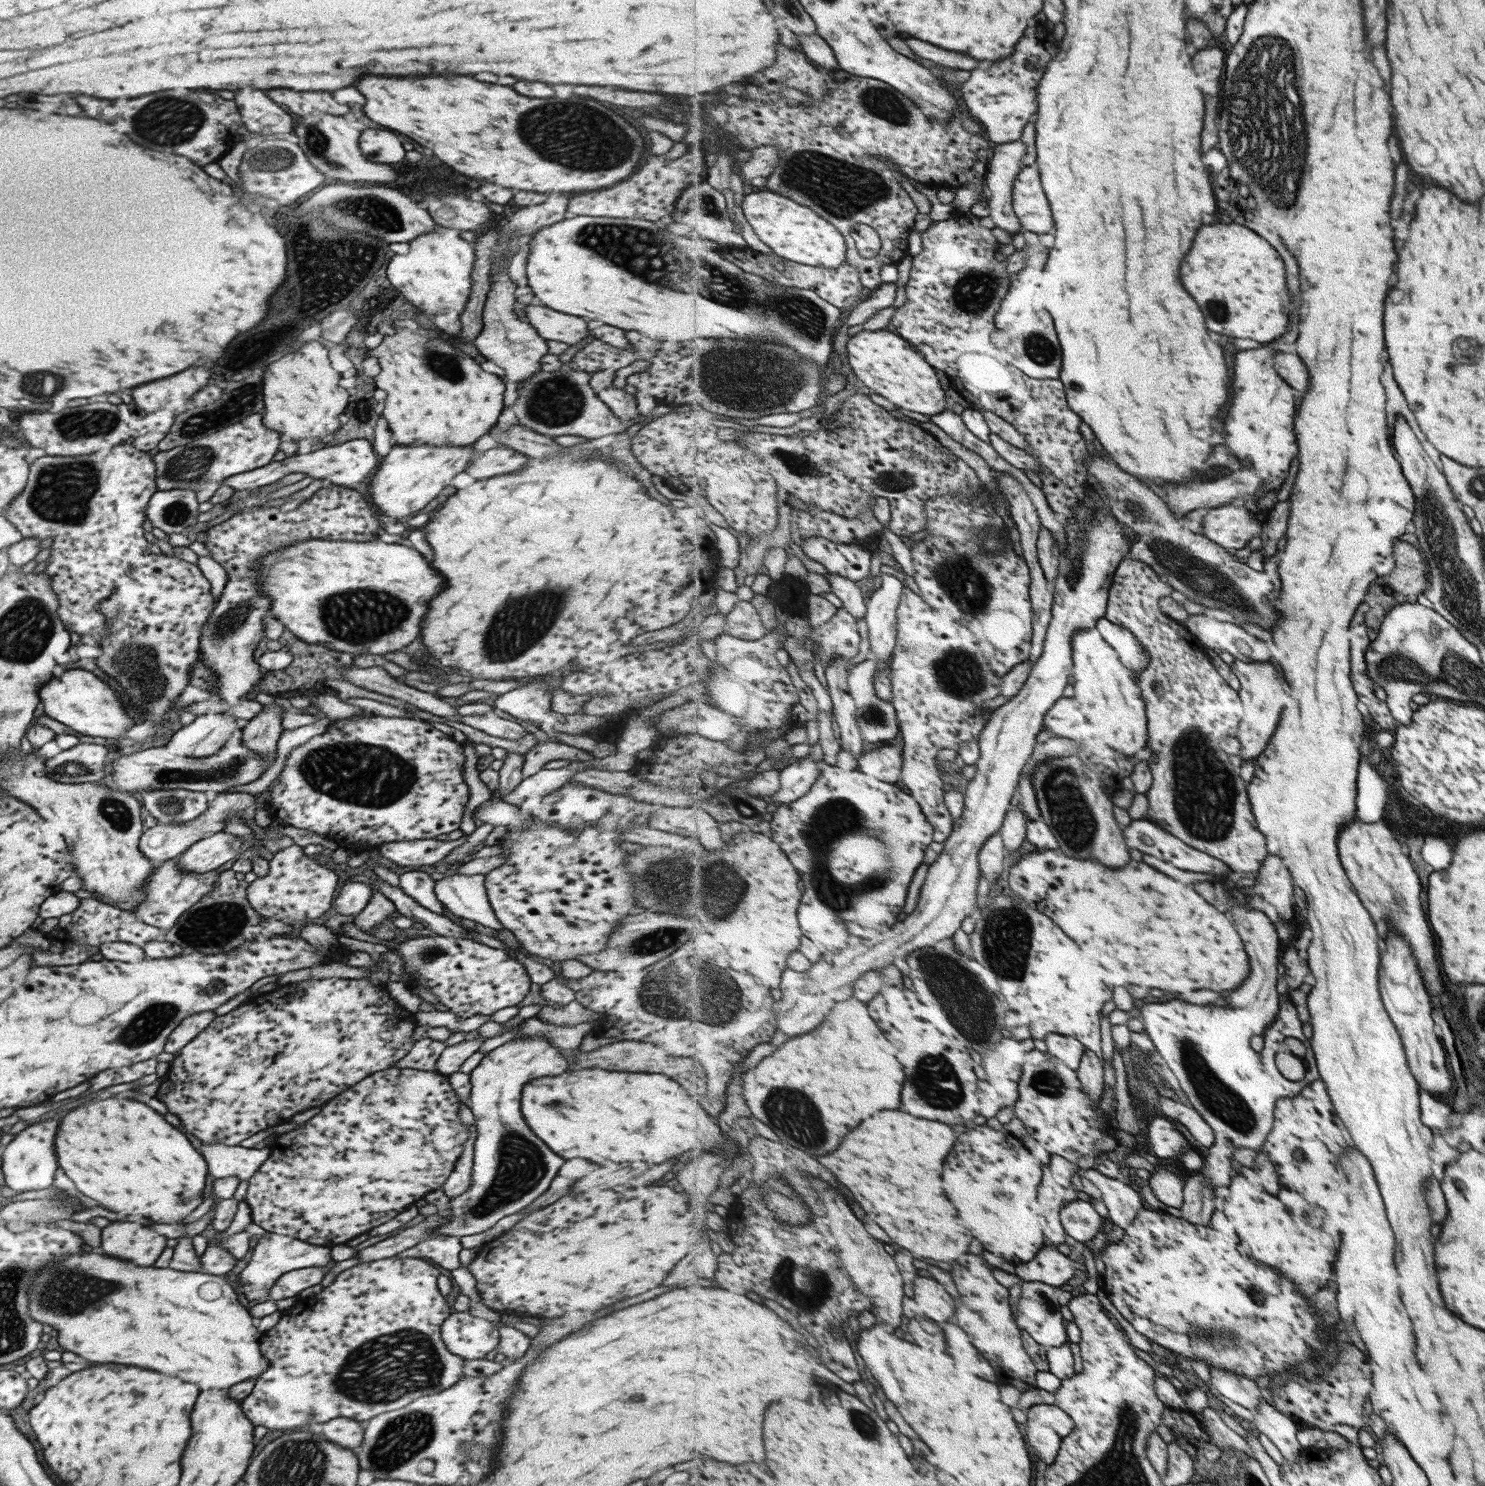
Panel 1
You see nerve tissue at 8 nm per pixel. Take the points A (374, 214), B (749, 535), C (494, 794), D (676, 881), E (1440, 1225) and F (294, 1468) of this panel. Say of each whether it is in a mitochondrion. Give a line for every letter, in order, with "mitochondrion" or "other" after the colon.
A: mitochondrion
B: other
C: other
D: mitochondrion
E: other
F: mitochondrion

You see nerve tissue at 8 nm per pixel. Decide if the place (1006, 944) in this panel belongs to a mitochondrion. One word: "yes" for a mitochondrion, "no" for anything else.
yes

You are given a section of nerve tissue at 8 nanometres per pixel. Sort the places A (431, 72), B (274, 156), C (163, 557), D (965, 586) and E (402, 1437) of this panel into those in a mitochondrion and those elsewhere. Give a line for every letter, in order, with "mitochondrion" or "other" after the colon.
A: other
B: mitochondrion
C: other
D: mitochondrion
E: mitochondrion

